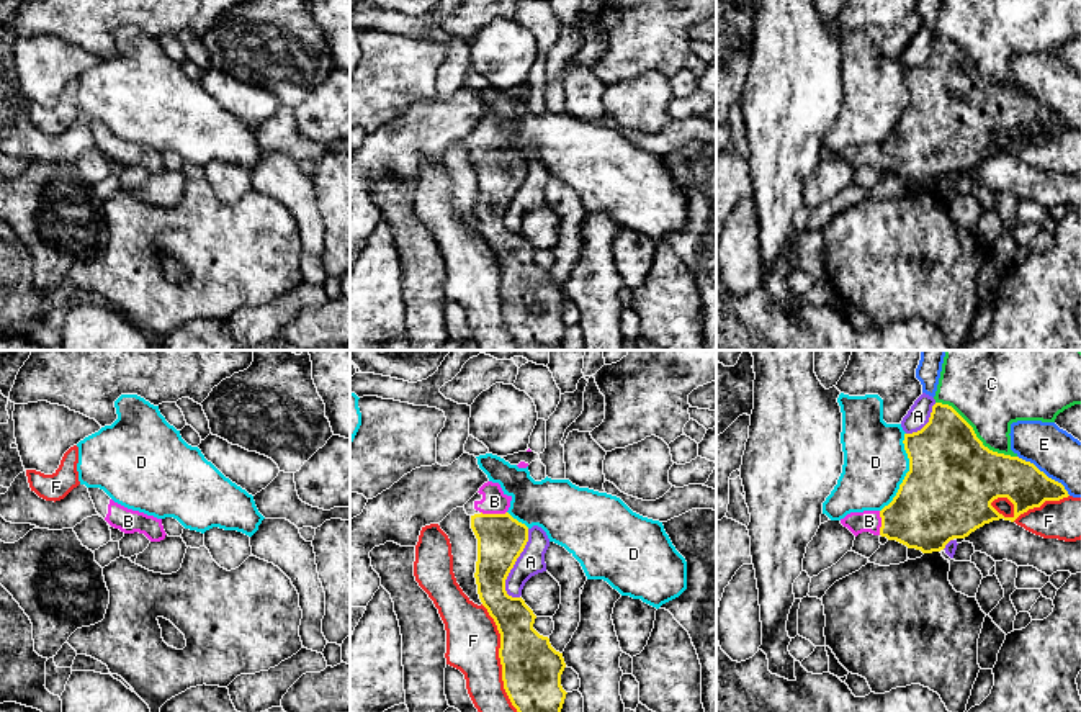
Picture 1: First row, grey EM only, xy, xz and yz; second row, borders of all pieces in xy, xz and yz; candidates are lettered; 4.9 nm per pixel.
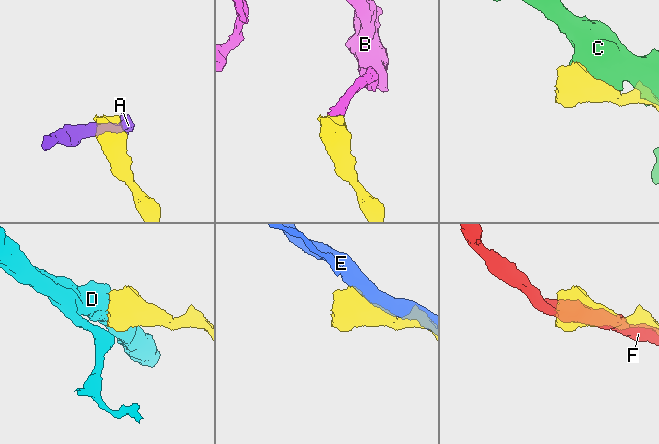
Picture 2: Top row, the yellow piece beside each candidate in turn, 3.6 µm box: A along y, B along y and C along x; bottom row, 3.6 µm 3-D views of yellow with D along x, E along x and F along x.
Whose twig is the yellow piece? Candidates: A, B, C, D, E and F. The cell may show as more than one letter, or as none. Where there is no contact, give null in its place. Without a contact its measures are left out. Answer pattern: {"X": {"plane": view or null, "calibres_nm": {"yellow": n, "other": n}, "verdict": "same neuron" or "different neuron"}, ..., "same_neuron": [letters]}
{"A": {"plane": "xz", "calibres_nm": {"yellow": 240, "other": 130}, "verdict": "different neuron"}, "B": {"plane": "xz", "calibres_nm": {"yellow": 240, "other": 120}, "verdict": "same neuron"}, "C": {"plane": "yz", "calibres_nm": {"yellow": 440, "other": 400}, "verdict": "different neuron"}, "D": {"plane": "yz", "calibres_nm": {"yellow": 440, "other": 320}, "verdict": "different neuron"}, "E": {"plane": "yz", "calibres_nm": {"yellow": 220, "other": 240}, "verdict": "different neuron"}, "F": {"plane": "yz", "calibres_nm": {"yellow": 240, "other": 190}, "verdict": "different neuron"}, "same_neuron": ["B"]}

